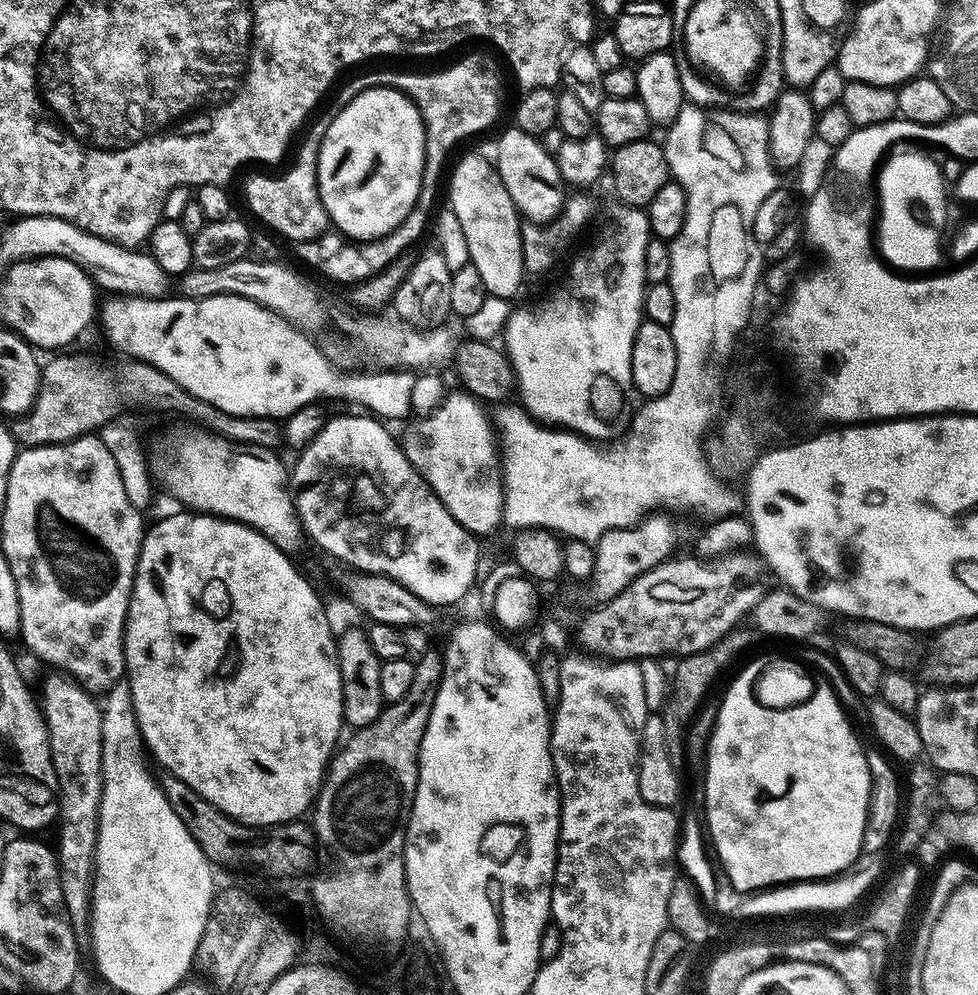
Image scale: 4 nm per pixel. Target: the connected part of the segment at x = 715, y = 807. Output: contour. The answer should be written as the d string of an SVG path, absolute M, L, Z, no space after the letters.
M736 678L736 681L729 686L724 701L721 704L719 702L716 722L707 742L702 816L706 821L710 843L717 848L718 858L726 875L740 893L749 894L756 891L759 893L761 890L788 885L795 881L819 881L821 878L835 877L837 874L847 873L856 864L855 860L861 859L863 828L866 826L868 799L871 796L870 768L867 765L865 745L860 745L860 740L856 737L846 713L848 712L840 697L828 682L820 687L820 692L816 692L816 700L812 700L812 704L804 704L804 708L796 708L796 712L764 712L764 708L756 708L756 704L748 700L748 691L743 679L740 678Z

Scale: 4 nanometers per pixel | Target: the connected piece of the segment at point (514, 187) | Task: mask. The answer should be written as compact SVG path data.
M509 126L500 136L494 155L496 173L502 178L502 186L506 186L510 198L514 198L514 206L527 221L533 224L547 224L559 214L566 199L566 185L556 165L556 157L544 148L543 139L526 134L520 128Z

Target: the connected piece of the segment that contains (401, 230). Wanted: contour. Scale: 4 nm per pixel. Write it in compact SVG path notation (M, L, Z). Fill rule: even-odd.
M464 56L457 64L452 64L441 72L372 72L368 80L364 76L356 76L349 84L342 84L335 89L337 109L345 108L369 85L374 88L393 88L413 100L424 123L422 186L410 214L406 214L397 228L377 240L353 242L340 234L325 234L317 240L306 240L295 245L297 254L310 267L321 268L336 284L351 286L390 266L390 262L394 262L394 258L398 258L402 250L417 243L416 239L423 234L427 224L429 227L430 217L437 207L436 187L440 184L440 171L443 170L452 147L467 136L476 136L479 132L486 131L500 112L500 72L488 56Z

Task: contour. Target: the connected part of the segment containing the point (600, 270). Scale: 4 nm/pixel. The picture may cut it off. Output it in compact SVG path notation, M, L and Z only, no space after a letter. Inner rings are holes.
M628 206L620 211L624 212L617 214L612 233L573 262L568 272L568 288L558 289L549 300L533 308L517 307L502 333L503 347L516 374L518 396L520 392L528 415L597 442L611 441L626 424L628 392L632 388L628 283L632 276L643 277L646 246L650 239L648 213L644 208Z

